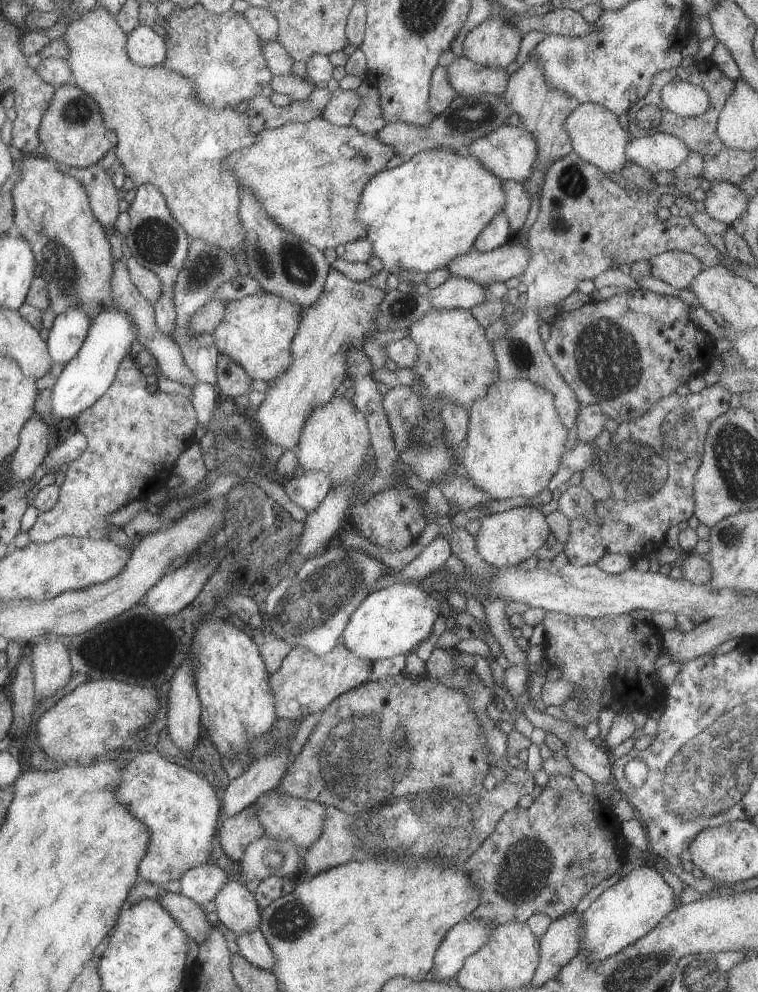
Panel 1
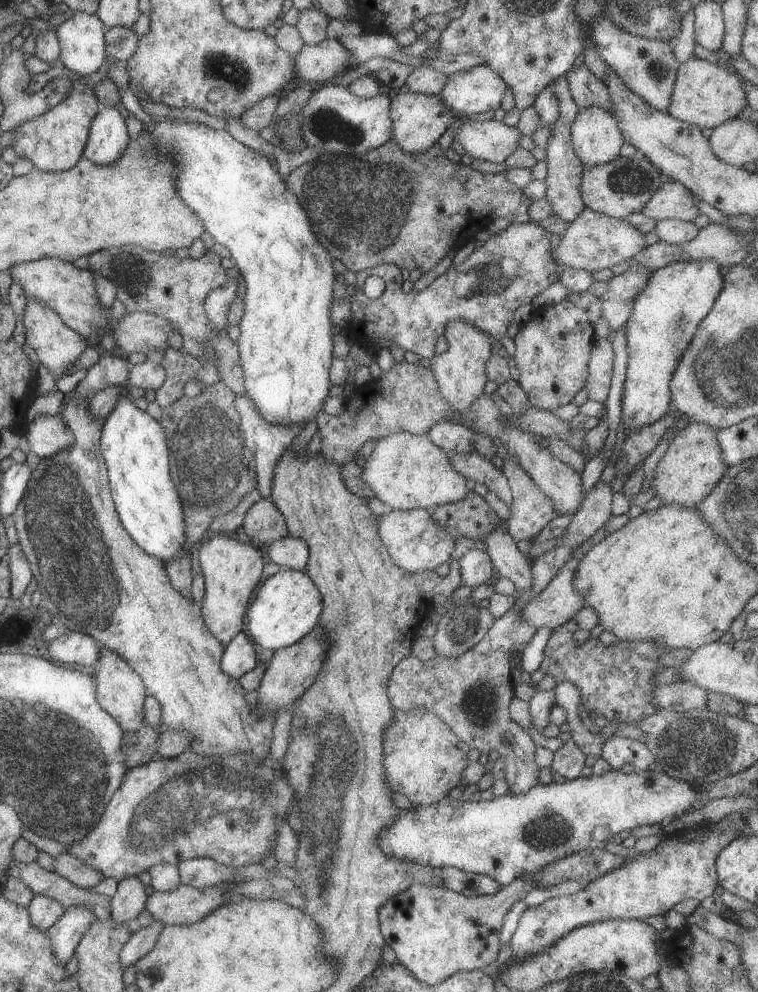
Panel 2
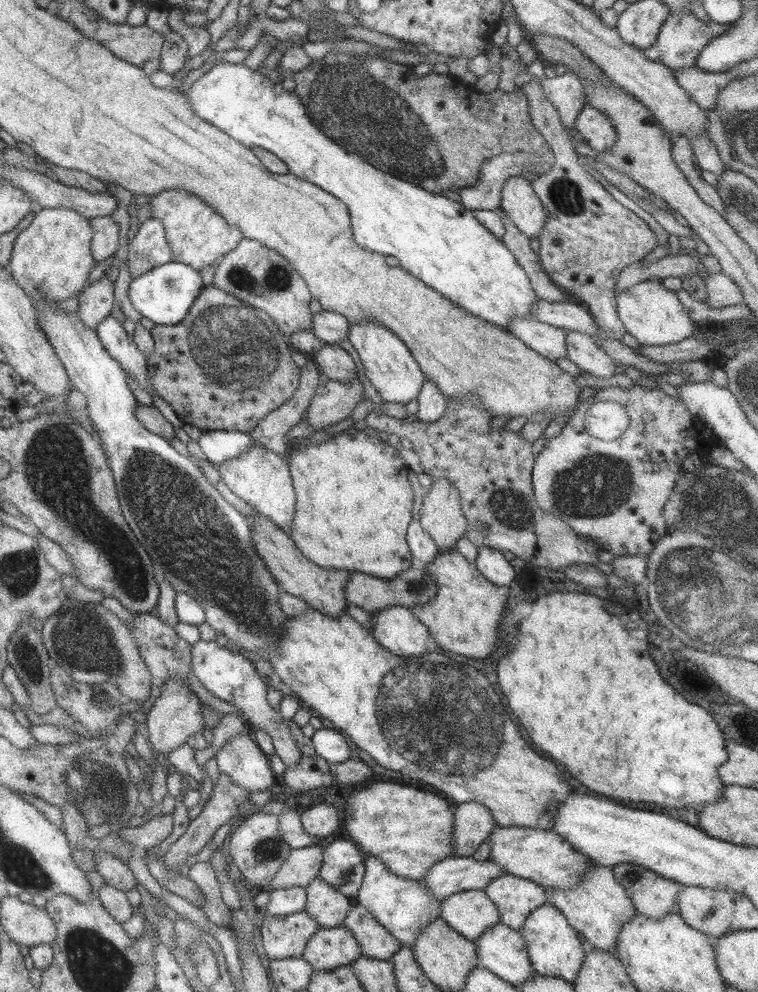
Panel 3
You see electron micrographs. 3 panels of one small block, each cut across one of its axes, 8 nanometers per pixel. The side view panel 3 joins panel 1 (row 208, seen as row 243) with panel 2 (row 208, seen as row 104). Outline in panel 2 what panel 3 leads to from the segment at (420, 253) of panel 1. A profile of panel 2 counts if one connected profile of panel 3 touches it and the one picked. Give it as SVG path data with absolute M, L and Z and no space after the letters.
M156 118L149 126L144 124L146 129L165 149L172 151L173 159L179 164L176 186L182 200L201 218L204 228L208 231L216 242L223 244L230 250L232 262L239 268L241 276L246 282L246 291L243 296L244 312L239 322L241 330L237 339L237 345L242 361L242 368L245 376L245 392L254 401L258 412L265 421L272 424L295 425L305 421L305 426L309 420L316 418L322 409L322 404L329 389L333 385L329 379L329 368L334 358L332 322L330 321L330 308L332 308L332 288L336 282L337 273L332 265L333 256L326 250L326 247L317 239L310 224L310 219L305 208L300 204L299 198L290 190L284 181L282 174L278 171L278 165L270 161L269 157L259 151L254 151L248 146L234 139L228 131L208 127L204 123L187 123L180 120L168 120L167 118Z

